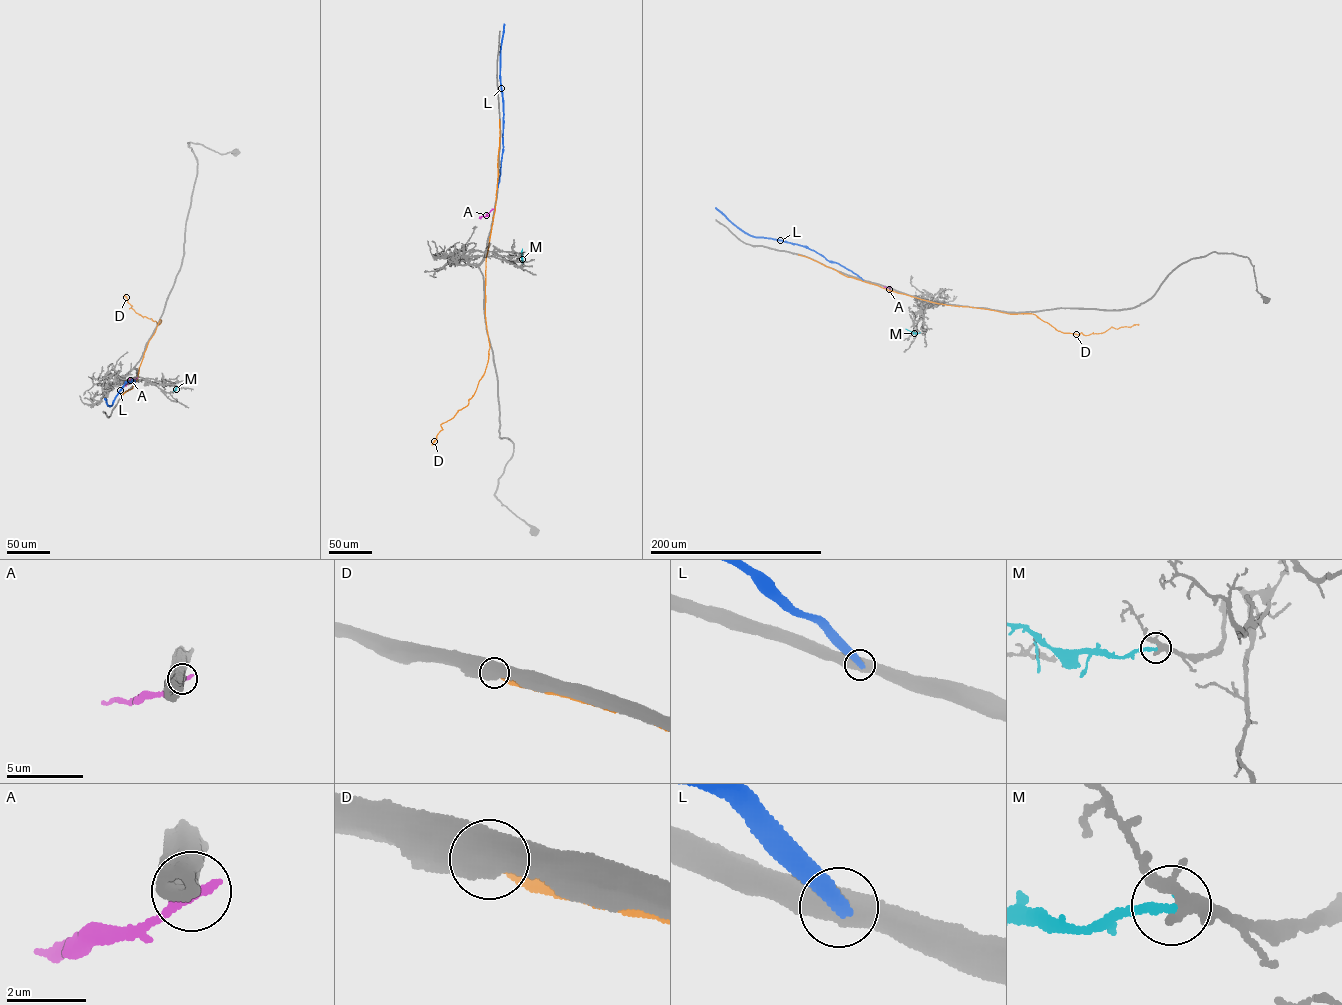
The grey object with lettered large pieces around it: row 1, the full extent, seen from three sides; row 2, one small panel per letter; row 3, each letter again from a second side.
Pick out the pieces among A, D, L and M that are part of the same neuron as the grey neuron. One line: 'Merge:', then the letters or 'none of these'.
Merge: M

